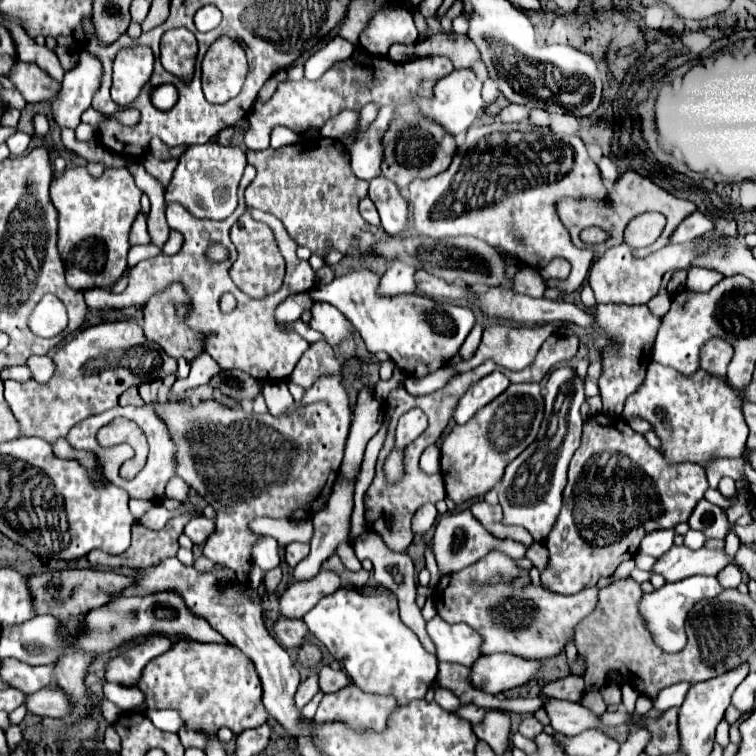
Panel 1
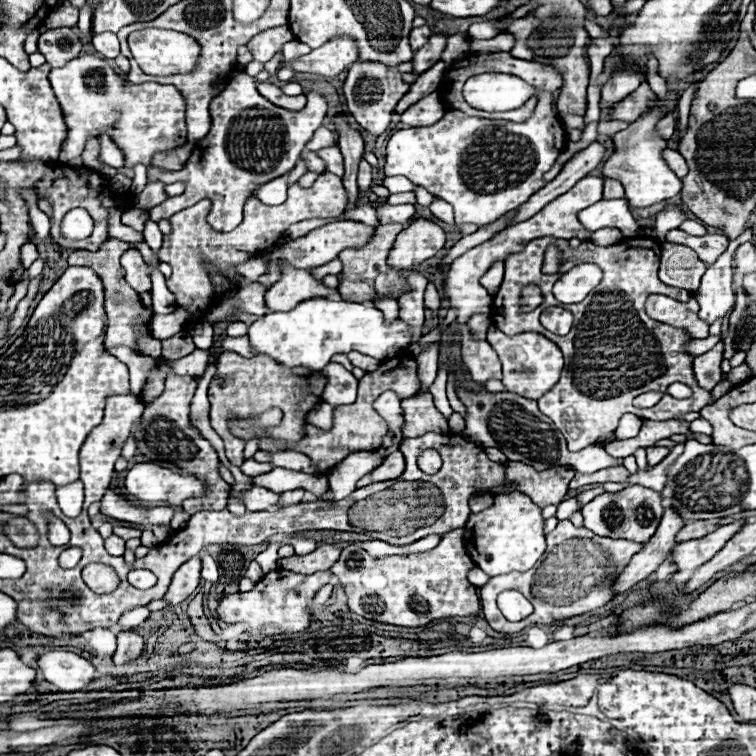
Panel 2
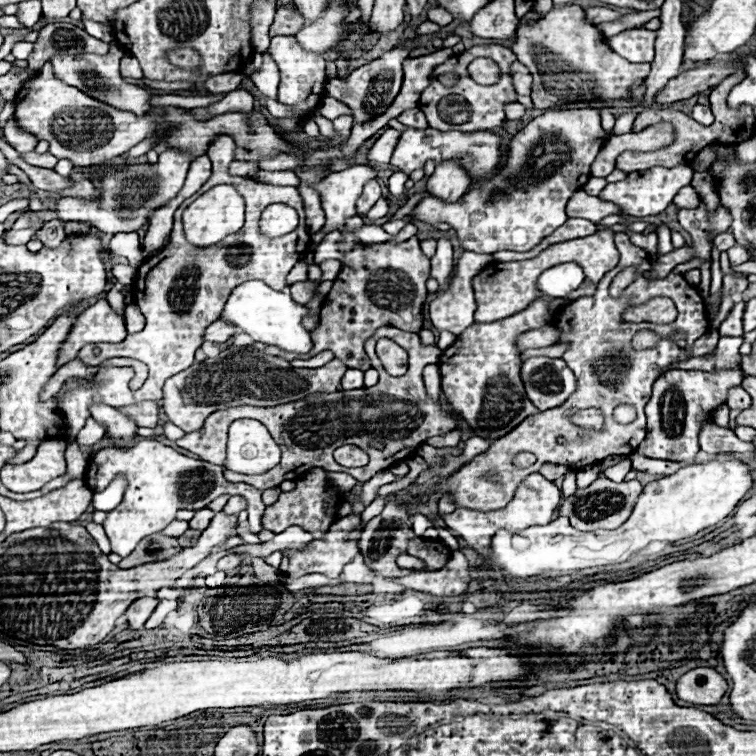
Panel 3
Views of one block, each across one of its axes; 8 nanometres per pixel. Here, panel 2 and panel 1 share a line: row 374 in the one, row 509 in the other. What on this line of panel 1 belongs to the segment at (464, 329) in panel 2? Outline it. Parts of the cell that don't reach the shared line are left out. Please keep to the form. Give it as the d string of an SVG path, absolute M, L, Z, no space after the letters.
M478 500L472 504L472 514L480 520L480 524L496 538L504 540L504 538L512 538L516 542L522 542L524 546L532 546L534 538L530 536L528 530L520 528L520 526L506 526L500 524L502 522L502 508L500 506L490 506L484 500Z

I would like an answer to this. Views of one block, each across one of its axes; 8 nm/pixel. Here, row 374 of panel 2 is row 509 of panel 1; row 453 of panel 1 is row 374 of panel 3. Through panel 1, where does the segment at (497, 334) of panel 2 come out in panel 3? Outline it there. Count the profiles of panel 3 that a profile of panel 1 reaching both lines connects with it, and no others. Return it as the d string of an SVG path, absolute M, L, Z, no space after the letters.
M534 356L522 364L522 380L528 398L538 410L560 406L568 400L578 384L572 370L562 358Z

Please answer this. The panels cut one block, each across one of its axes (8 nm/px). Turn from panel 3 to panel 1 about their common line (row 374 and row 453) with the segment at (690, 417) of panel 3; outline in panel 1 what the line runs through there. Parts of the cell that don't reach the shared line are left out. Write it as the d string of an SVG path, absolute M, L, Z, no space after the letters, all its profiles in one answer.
M650 362L642 386L626 398L622 418L644 418L660 438L660 452L668 464L694 462L708 466L714 458L740 458L746 450L748 426L740 412L740 398L720 376L696 370L684 376L668 366Z

